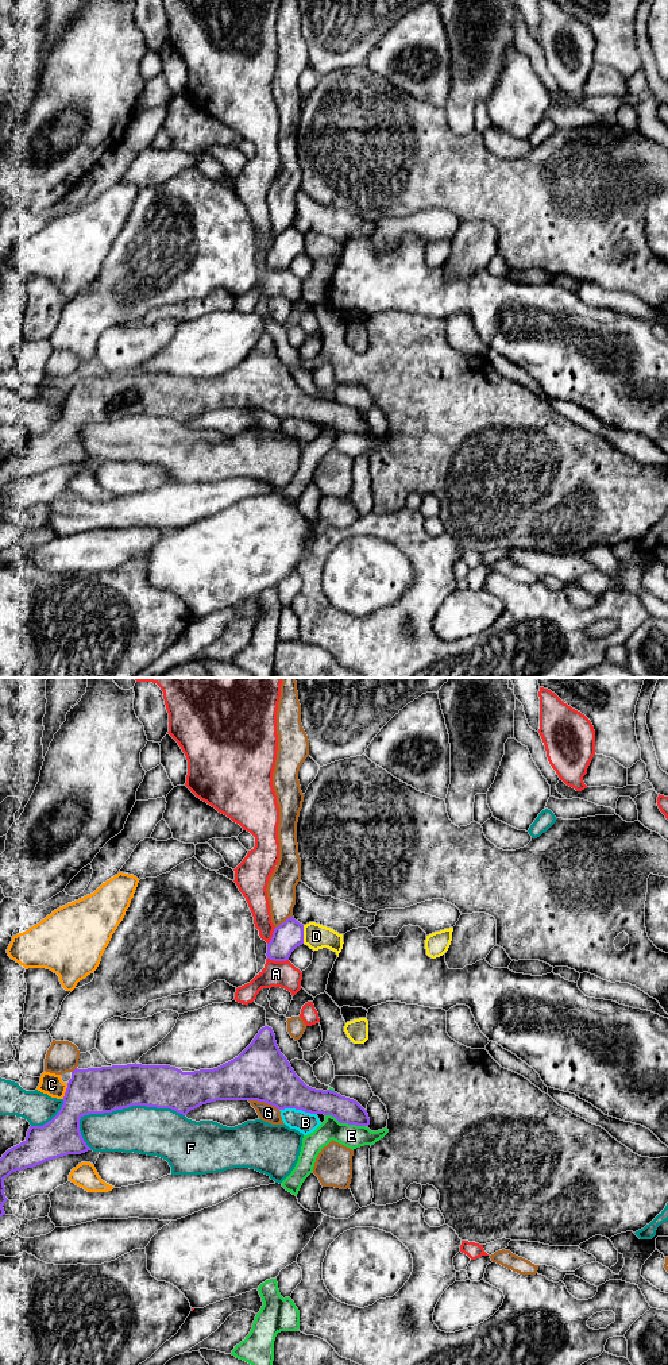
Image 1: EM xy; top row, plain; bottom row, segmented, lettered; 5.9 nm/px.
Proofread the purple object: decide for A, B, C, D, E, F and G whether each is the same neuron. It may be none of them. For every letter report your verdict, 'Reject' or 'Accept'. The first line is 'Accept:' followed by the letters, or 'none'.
Accept: none
A: Reject
B: Reject
C: Reject
D: Reject
E: Reject
F: Reject
G: Reject

